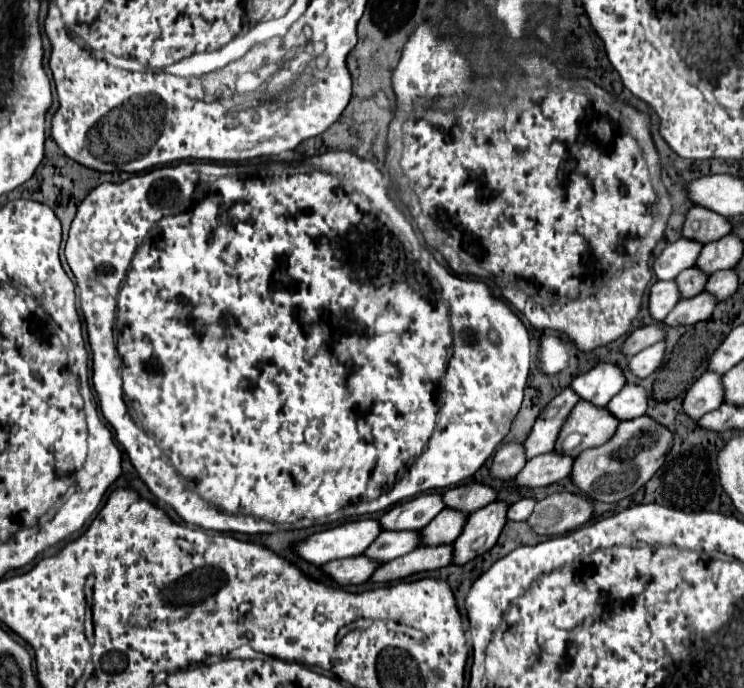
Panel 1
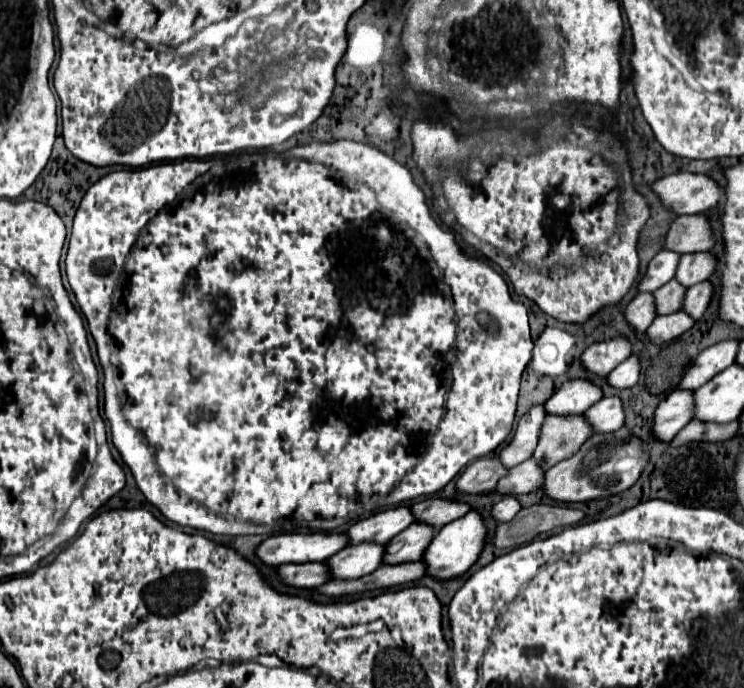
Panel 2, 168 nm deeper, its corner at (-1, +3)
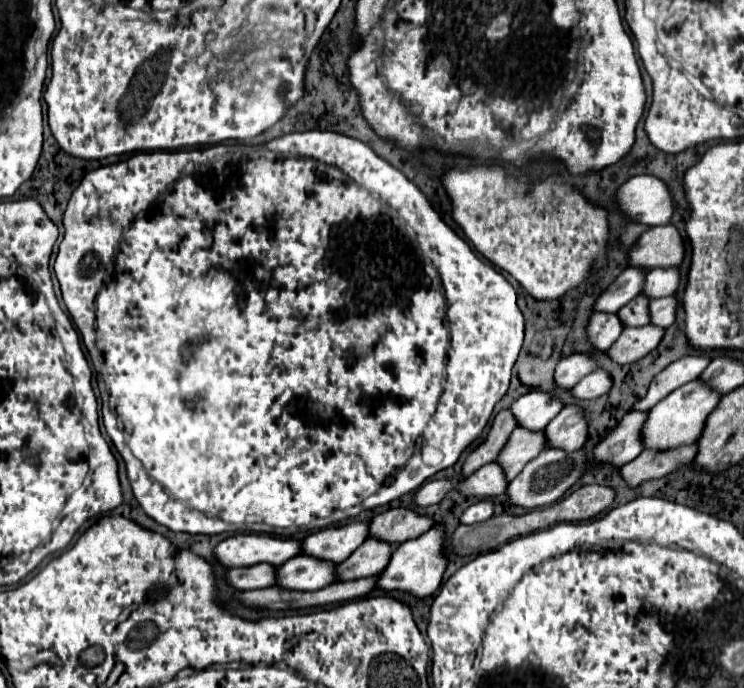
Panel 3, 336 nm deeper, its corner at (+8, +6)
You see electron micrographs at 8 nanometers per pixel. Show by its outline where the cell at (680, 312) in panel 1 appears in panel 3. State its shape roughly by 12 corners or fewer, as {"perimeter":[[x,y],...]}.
{"perimeter":[[652,324],[624,328],[606,354],[630,364],[660,344],[664,330]]}

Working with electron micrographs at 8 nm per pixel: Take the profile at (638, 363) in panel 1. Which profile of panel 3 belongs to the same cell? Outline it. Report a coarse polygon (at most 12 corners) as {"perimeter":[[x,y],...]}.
{"perimeter":[[604,370],[584,376],[570,394],[594,400],[606,394],[612,378]]}

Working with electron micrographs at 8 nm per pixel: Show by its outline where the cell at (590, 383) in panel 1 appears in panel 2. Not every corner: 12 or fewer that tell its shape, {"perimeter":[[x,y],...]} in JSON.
{"perimeter":[[589,379],[565,381],[545,403],[549,415],[585,413],[603,399]]}

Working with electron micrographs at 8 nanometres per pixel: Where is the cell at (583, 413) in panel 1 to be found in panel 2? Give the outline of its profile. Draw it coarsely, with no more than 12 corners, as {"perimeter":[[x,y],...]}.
{"perimeter":[[547,415],[533,457],[549,469],[595,431],[583,415]]}

